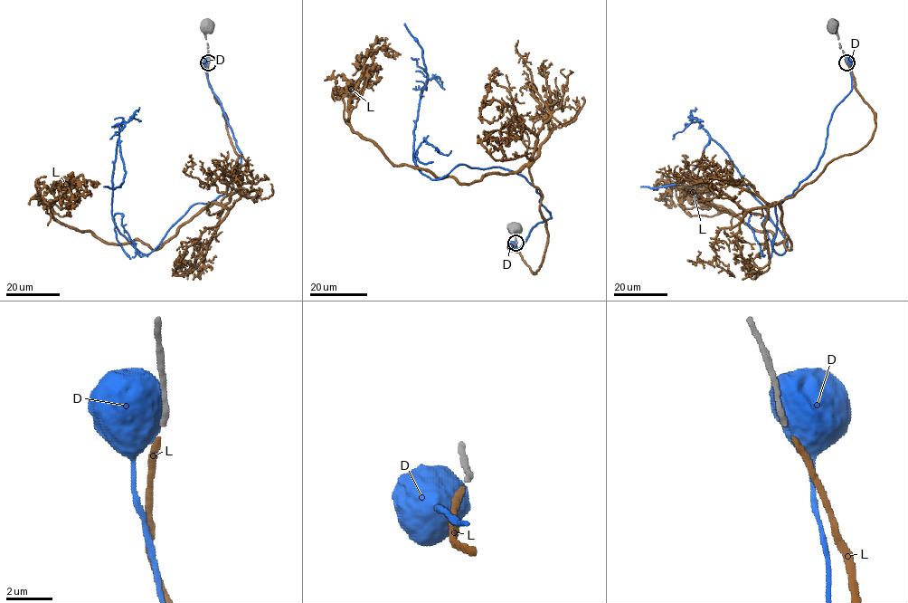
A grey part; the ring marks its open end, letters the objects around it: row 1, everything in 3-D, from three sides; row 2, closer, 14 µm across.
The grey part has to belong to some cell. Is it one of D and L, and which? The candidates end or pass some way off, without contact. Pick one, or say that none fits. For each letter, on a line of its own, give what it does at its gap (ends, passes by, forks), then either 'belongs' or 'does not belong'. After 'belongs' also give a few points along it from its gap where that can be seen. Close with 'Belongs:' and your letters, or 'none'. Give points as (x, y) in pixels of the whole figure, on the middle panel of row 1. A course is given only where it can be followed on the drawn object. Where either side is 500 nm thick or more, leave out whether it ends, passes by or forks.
D: does not belong
L: it ends there; belongs; it runs (515, 244), (534, 273), (547, 232), (530, 168), (464, 184), (394, 165), (349, 123), (383, 46), (367, 57)
Belongs: L

